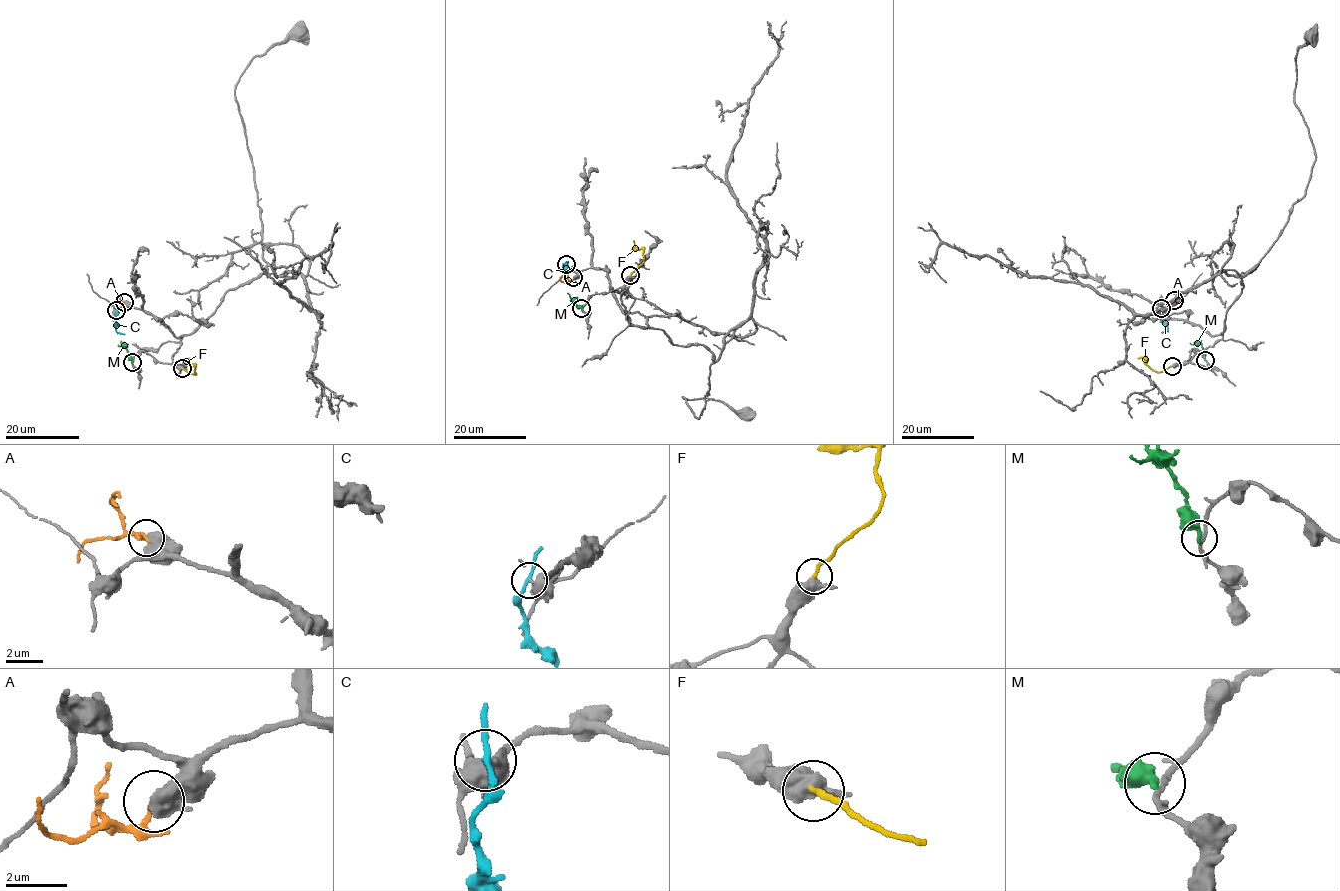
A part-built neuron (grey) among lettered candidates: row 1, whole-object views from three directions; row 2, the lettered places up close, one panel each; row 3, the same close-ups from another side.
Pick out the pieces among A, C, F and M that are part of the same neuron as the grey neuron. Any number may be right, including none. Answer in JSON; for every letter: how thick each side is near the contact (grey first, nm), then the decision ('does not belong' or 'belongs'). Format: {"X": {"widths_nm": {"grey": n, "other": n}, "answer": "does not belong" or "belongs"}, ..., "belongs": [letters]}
{"A": {"widths_nm": {"grey": 800, "other": 160}, "answer": "does not belong"}, "C": {"widths_nm": {"grey": 650, "other": 170}, "answer": "does not belong"}, "F": {"widths_nm": {"grey": 500, "other": 200}, "answer": "belongs"}, "M": {"widths_nm": {"grey": 170, "other": 320}, "answer": "does not belong"}, "belongs": ["F"]}

